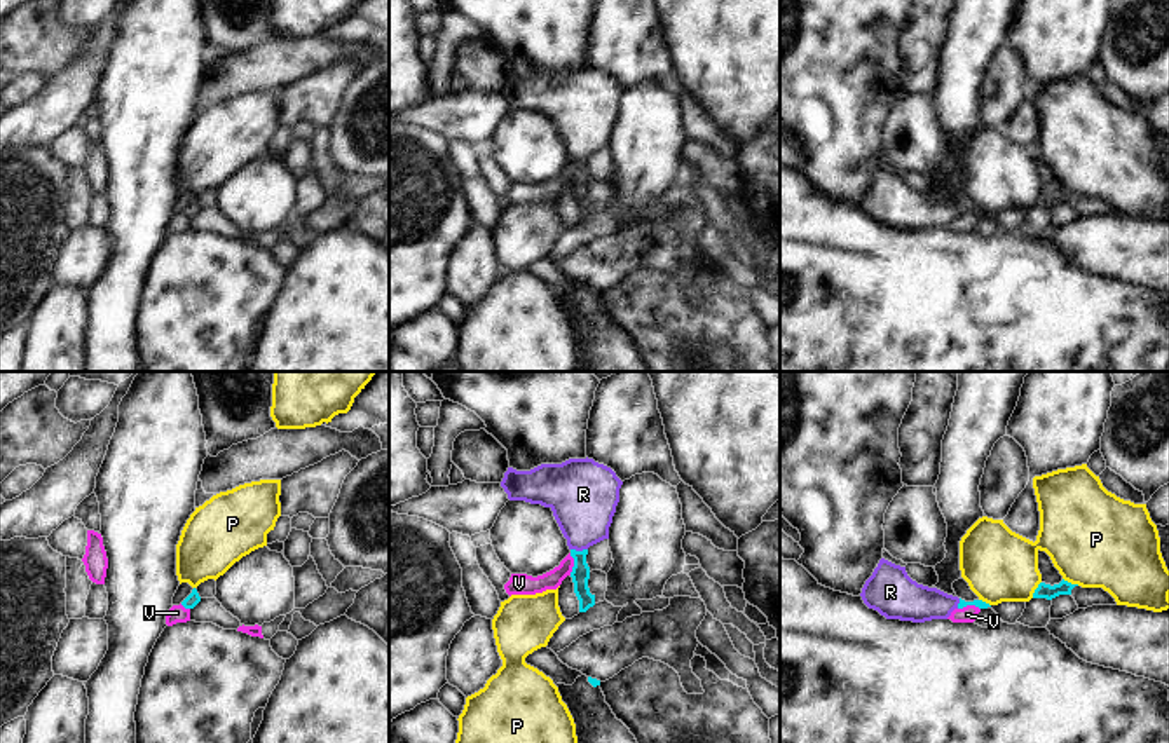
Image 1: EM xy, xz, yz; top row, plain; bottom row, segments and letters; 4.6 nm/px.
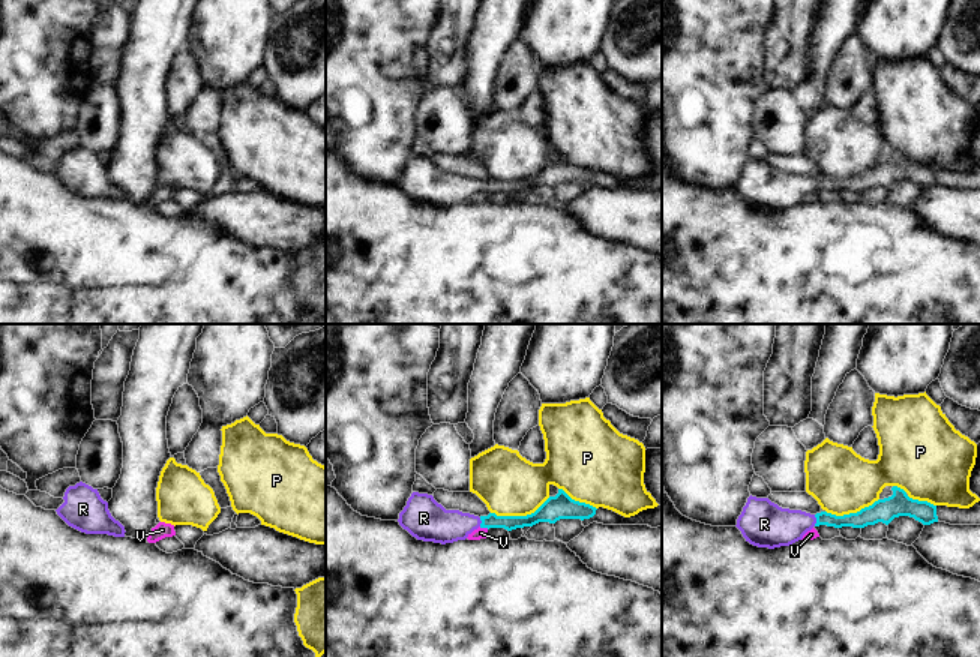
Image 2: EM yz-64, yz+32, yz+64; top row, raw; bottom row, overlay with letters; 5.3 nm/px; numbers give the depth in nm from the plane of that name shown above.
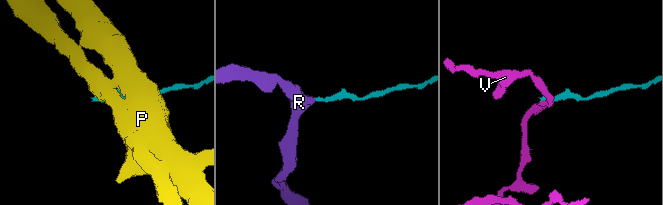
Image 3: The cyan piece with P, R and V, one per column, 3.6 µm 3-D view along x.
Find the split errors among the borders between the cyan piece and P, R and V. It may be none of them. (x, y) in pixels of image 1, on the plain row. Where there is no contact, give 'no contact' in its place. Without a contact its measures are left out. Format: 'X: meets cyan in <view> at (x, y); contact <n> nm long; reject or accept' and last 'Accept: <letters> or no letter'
P: meets cyan in yz at (1070, 192); contact 90 nm long; reject
R: meets cyan in xz at (580, 161); contact 80 nm long; accept
V: meets cyan in xz at (574, 173); contact 100 nm long; reject
Accept: R

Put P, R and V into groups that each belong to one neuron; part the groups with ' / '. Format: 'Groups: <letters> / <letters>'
Groups: P / R / V.

